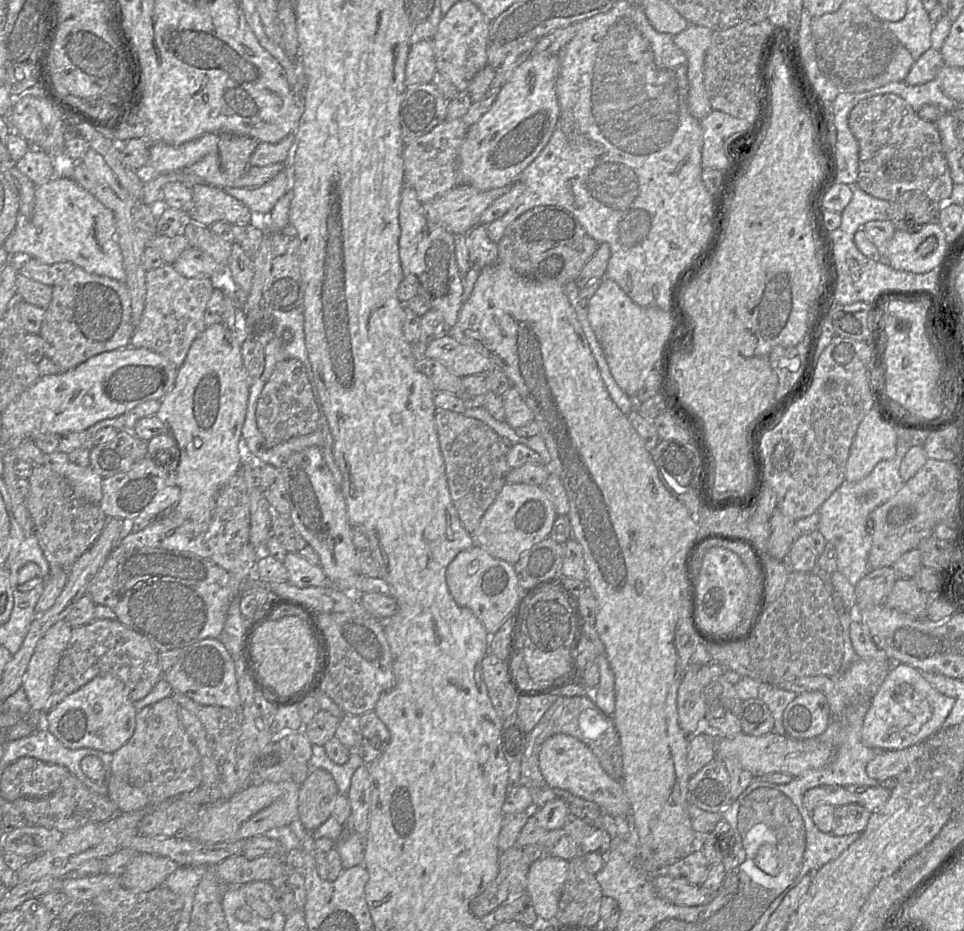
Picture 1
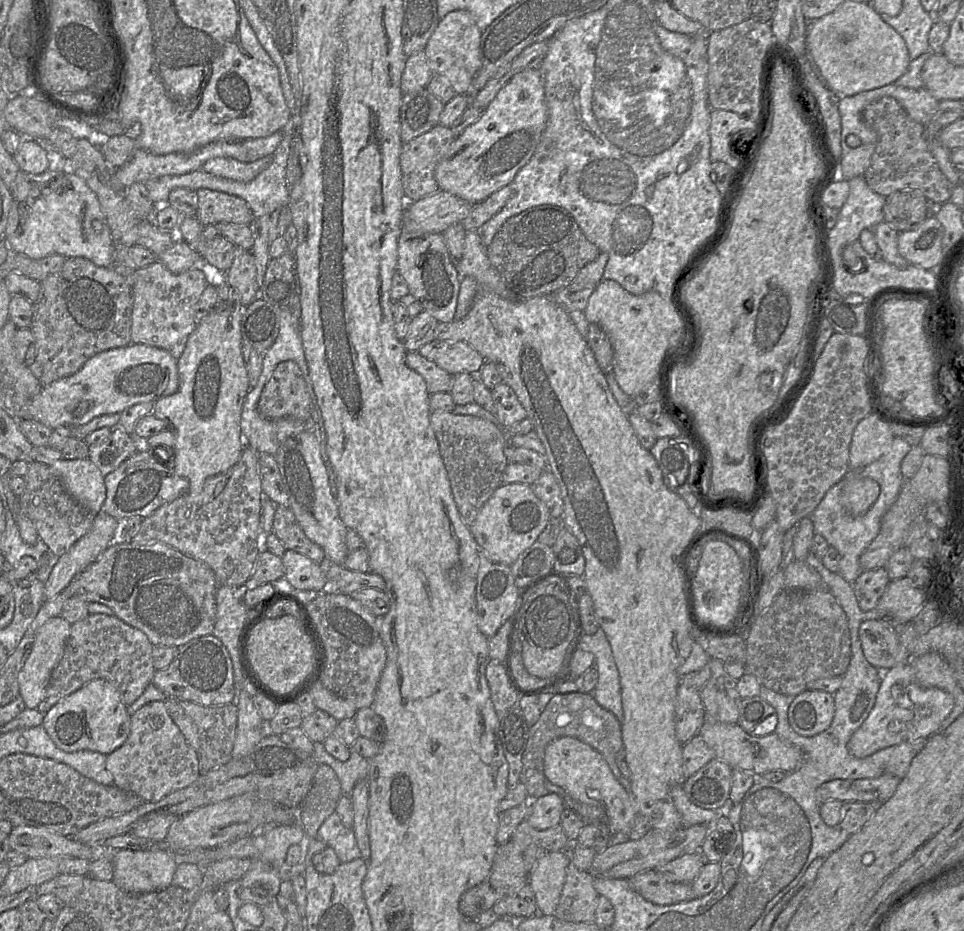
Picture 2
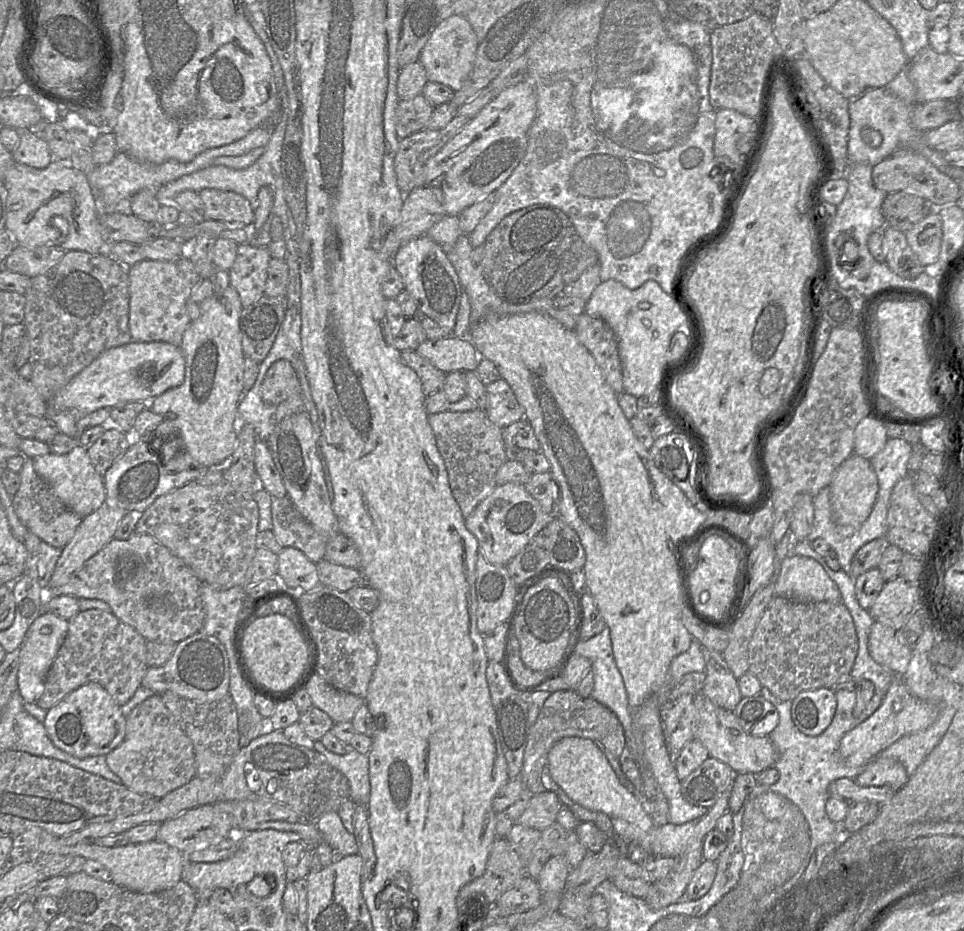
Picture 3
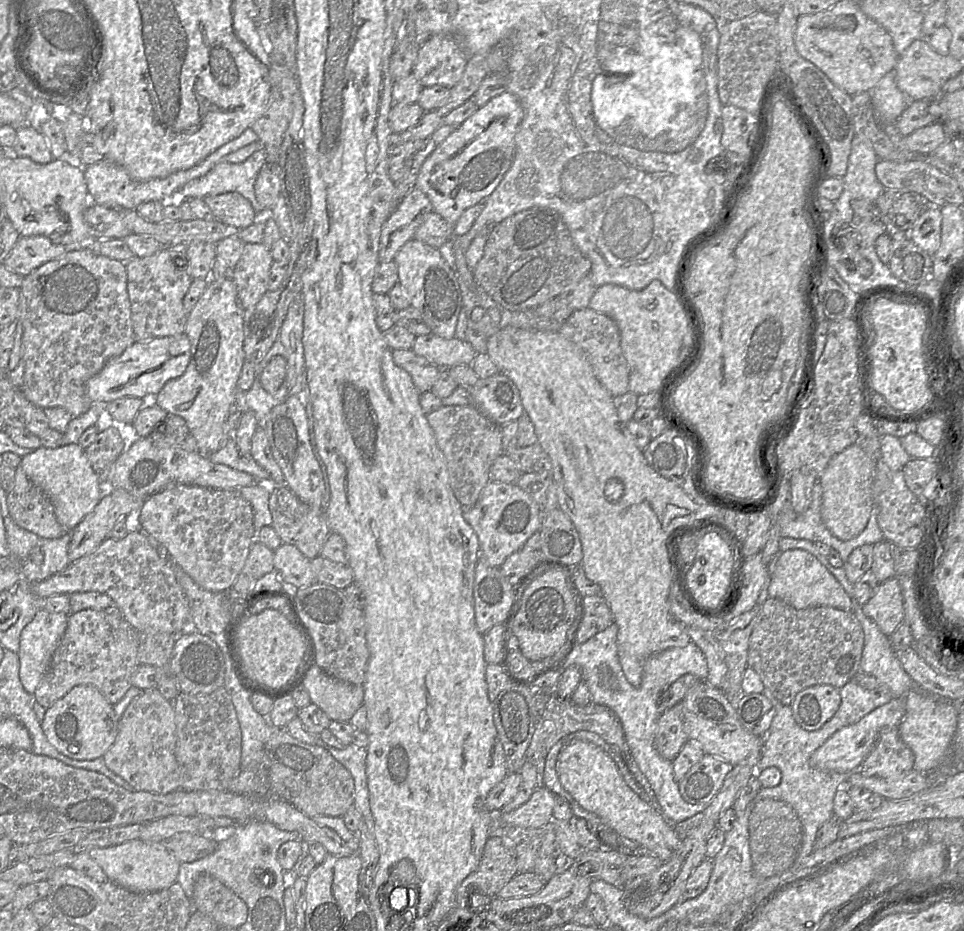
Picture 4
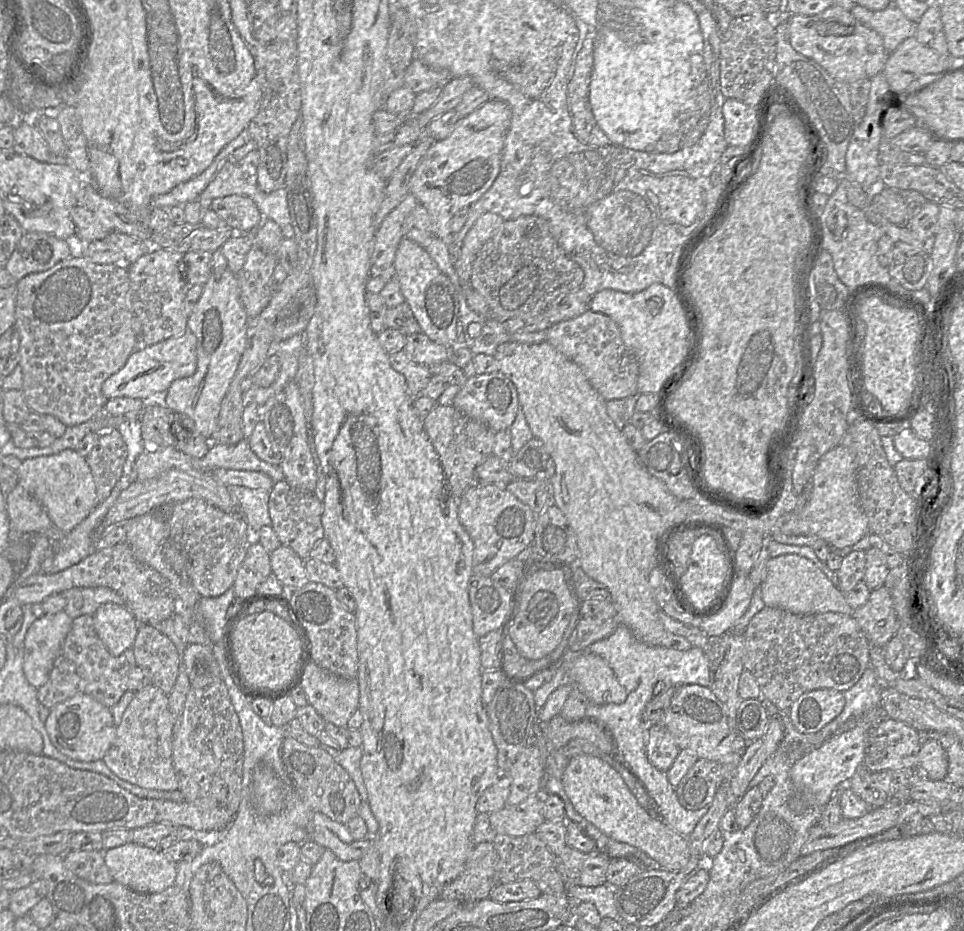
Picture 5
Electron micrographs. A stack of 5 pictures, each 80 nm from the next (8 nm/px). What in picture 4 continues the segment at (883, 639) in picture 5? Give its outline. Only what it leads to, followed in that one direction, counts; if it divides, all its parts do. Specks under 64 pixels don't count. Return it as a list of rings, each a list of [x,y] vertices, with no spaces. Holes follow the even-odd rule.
[[[897,577],[890,578],[879,583],[873,597],[862,606],[863,613],[876,623],[879,630],[886,636],[890,636],[904,620],[903,596]]]

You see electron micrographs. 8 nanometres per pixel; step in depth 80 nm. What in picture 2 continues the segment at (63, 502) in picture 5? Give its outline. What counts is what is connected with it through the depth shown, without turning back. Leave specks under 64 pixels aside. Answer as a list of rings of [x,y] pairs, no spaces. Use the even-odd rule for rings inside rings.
[[[89,458],[55,461],[50,468],[59,476],[68,493],[83,507],[97,514],[106,498],[104,476]]]

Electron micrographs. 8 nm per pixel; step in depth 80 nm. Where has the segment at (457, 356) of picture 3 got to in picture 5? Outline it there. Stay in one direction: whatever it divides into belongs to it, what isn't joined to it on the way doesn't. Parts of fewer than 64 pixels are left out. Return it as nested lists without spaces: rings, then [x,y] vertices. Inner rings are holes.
[[[423,332],[406,336],[404,351],[415,362],[433,366],[447,362],[451,347],[432,341]]]

